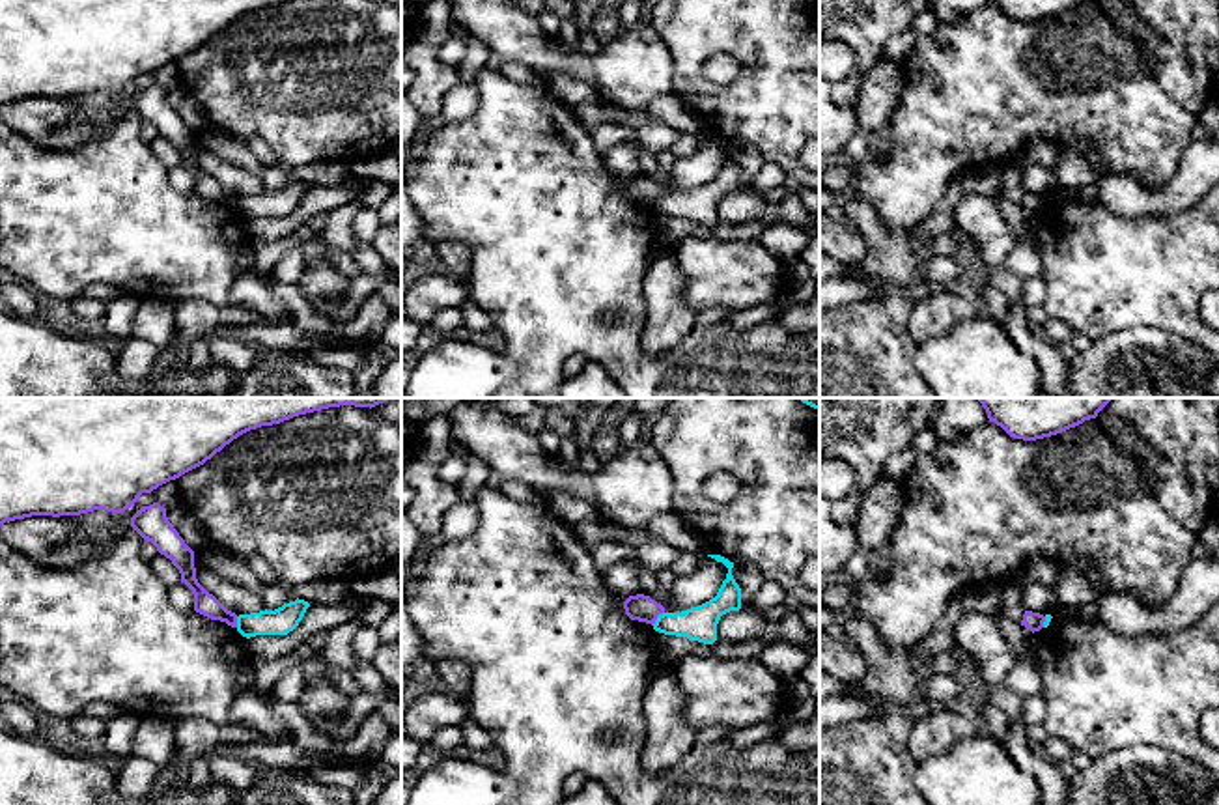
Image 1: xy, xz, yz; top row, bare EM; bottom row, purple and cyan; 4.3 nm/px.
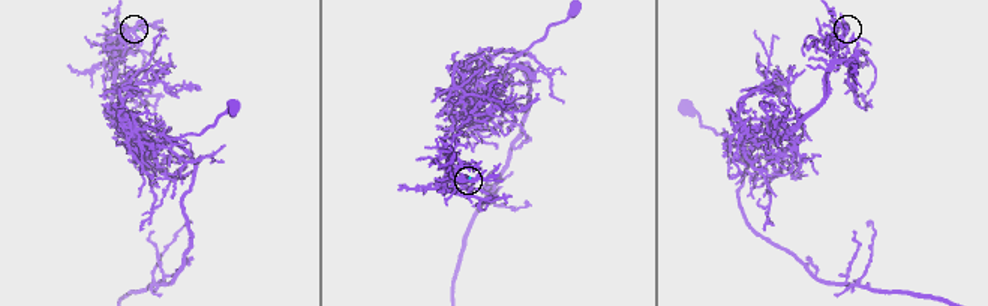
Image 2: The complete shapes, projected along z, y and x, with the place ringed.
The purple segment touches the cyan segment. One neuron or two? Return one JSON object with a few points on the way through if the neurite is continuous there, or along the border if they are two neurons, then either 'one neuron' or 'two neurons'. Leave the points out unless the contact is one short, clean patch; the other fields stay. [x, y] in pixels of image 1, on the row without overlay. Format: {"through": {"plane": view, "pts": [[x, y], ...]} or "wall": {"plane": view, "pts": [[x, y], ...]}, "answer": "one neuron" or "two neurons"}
{"wall": {"plane": "xz", "pts": [[663, 193], [652, 206]]}, "answer": "two neurons"}

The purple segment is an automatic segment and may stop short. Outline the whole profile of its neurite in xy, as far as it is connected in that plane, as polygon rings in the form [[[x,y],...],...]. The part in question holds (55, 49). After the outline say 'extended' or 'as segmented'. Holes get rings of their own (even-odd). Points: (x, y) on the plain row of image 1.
[[[0,0],[0,106],[32,97],[123,95],[142,75],[203,47],[239,17],[289,0]]]; as segmented

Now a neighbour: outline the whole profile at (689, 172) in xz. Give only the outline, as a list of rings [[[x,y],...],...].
[[[704,138],[698,149],[689,157],[678,157],[668,168],[668,185],[665,194],[681,194],[698,189],[717,177],[728,149],[711,138]]]

